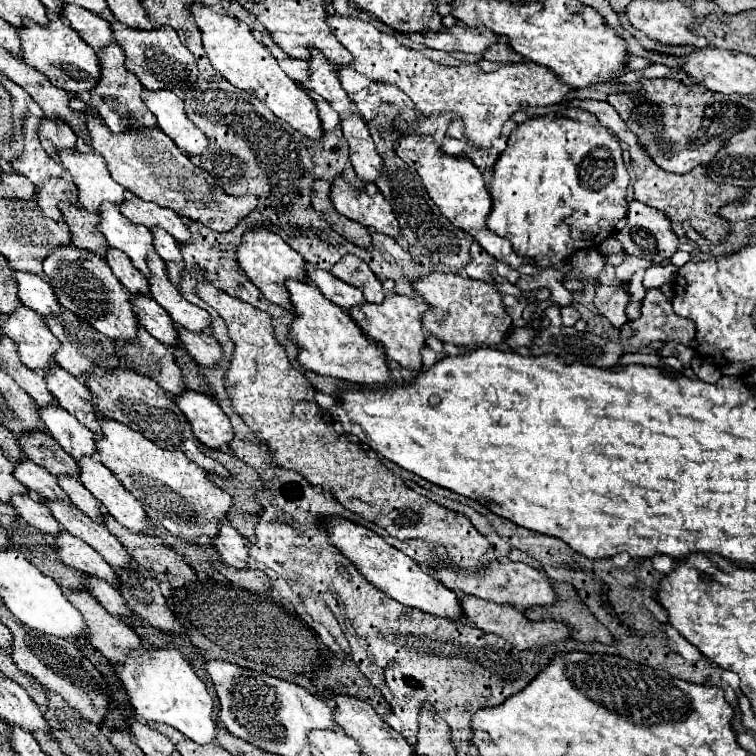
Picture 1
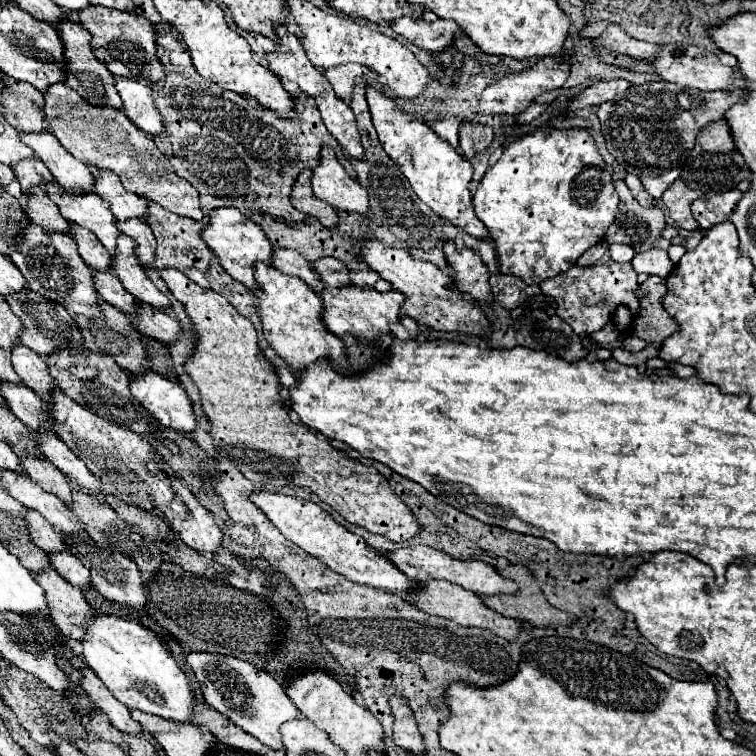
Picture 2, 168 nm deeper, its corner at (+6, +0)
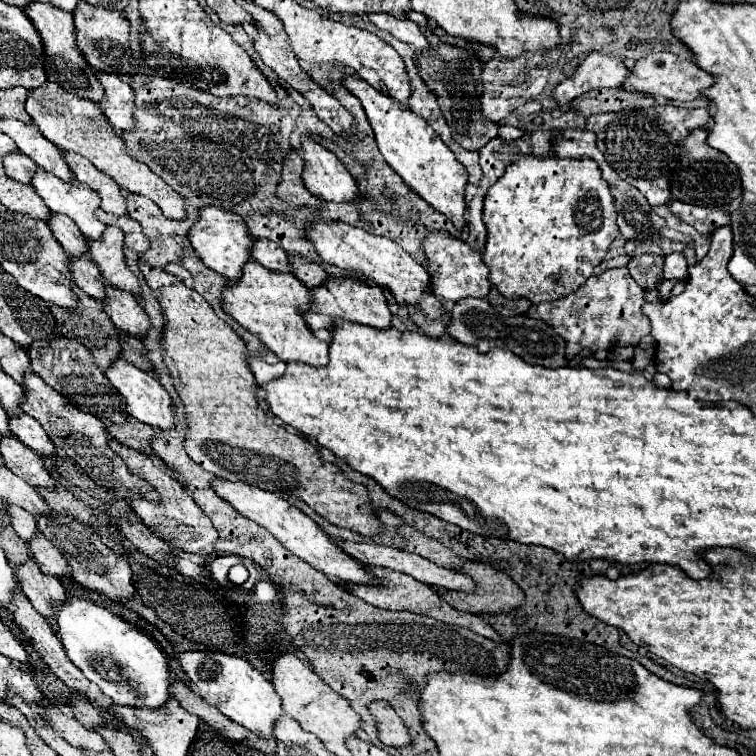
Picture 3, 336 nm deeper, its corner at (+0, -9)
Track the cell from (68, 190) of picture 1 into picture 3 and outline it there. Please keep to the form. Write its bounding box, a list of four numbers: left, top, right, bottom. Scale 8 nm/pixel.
[4,153,38,185]

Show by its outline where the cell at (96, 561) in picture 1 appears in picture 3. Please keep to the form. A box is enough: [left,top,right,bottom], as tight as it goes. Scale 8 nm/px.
[6,505,40,543]

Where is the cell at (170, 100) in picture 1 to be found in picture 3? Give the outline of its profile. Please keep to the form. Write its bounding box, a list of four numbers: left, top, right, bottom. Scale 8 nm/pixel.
[98,73,136,131]

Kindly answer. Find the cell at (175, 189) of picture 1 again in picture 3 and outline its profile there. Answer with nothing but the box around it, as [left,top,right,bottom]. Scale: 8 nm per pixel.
[26,83,188,219]

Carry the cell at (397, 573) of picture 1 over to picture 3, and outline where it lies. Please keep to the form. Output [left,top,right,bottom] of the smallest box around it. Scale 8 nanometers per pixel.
[212,479,370,585]

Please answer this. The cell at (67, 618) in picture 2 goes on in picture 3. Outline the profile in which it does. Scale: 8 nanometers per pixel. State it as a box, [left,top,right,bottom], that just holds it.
[14,561,66,621]

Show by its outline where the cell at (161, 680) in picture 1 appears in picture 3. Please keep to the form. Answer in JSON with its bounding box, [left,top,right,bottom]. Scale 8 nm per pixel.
[54,597,172,709]

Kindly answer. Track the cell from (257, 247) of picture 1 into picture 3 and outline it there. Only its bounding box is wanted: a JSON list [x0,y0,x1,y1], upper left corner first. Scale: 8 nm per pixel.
[188,207,254,283]

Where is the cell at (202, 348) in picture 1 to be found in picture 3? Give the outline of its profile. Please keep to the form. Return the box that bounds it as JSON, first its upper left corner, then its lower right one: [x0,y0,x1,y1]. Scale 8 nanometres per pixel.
[104,285,152,337]

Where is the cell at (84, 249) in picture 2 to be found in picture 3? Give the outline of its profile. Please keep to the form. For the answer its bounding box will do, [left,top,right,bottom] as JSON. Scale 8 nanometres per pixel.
[48,213,88,257]

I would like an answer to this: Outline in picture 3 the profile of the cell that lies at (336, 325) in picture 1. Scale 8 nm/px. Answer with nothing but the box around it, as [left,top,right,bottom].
[222,259,328,367]

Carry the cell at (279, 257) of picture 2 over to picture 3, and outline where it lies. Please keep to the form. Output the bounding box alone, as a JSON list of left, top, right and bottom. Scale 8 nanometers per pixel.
[252,239,290,273]

